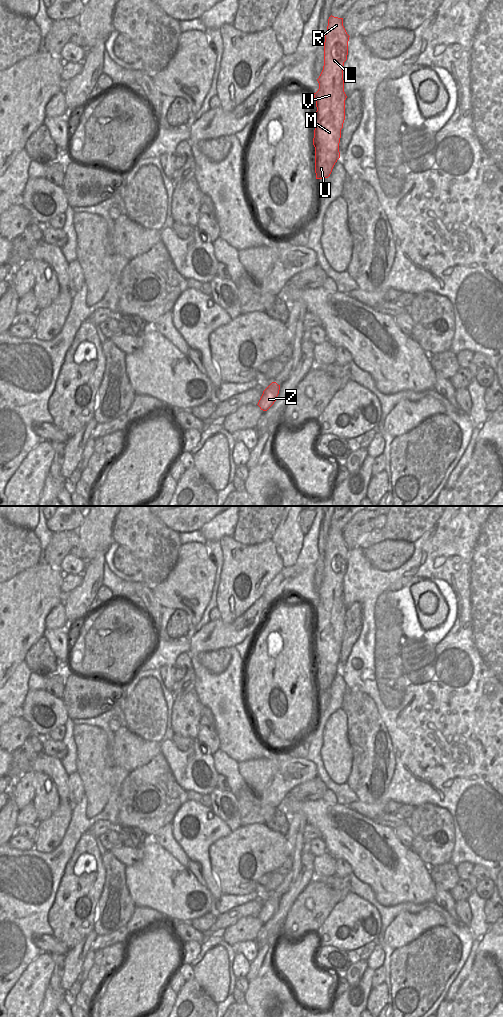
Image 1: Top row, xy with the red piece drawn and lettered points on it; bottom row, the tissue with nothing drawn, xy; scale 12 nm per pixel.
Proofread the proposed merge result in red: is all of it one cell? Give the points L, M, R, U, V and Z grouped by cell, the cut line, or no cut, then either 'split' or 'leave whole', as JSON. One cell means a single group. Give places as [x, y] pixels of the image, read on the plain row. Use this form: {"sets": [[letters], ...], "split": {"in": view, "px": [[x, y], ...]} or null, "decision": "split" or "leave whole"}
{"sets": [["L", "R", "U", "V", "Z"], ["M"]], "split": {"in": "xy", "px": [[331, 621], [320, 633], [320, 647], [314, 650]]}, "decision": "split"}

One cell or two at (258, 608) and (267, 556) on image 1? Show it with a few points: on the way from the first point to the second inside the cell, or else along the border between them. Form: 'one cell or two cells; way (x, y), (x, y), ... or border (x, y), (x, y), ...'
two cells; border (261, 595), (243, 613)

